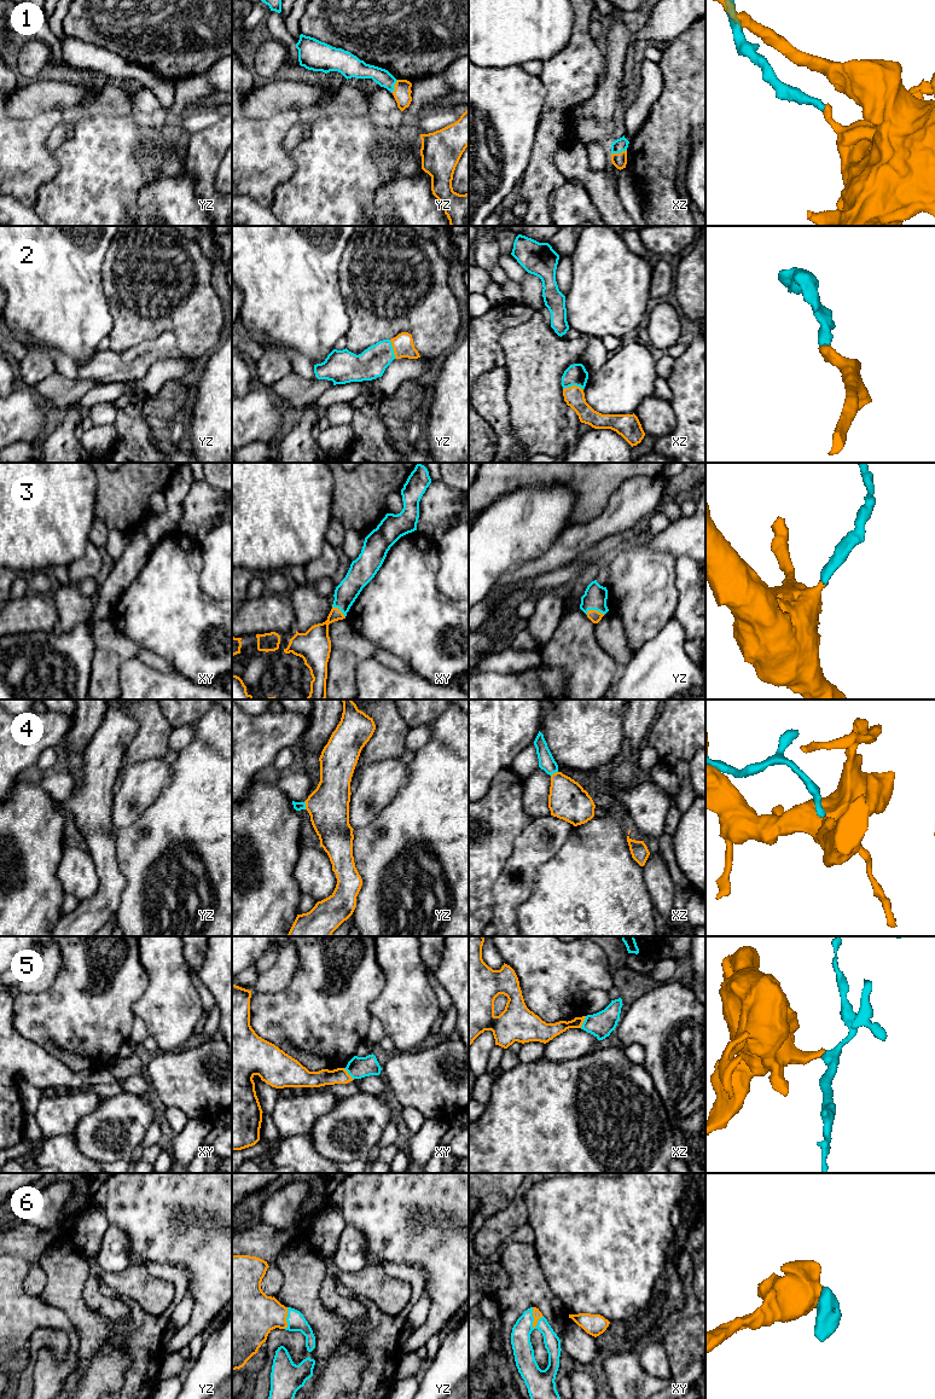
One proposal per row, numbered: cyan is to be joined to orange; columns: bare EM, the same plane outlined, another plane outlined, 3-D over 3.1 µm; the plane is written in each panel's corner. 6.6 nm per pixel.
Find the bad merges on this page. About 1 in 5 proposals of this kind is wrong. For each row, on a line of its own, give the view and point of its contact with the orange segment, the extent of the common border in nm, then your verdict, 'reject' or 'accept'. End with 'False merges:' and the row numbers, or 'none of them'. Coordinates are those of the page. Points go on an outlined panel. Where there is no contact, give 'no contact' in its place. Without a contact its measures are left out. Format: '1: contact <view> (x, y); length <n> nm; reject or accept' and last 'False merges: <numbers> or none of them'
1: contact xz (619, 154); length 110 nm; accept
2: contact xz (573, 385); length 140 nm; accept
3: contact yz (596, 610); length 130 nm; accept
4: contact yz (306, 805); length 60 nm; accept
5: contact xz (582, 1022); length 90 nm; reject
6: contact xy (534, 1318); length 140 nm; accept
False merges: 5

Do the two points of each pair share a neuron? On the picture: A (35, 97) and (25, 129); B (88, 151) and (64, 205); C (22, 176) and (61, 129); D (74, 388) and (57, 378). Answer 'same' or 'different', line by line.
A: different
B: same
C: different
D: same

